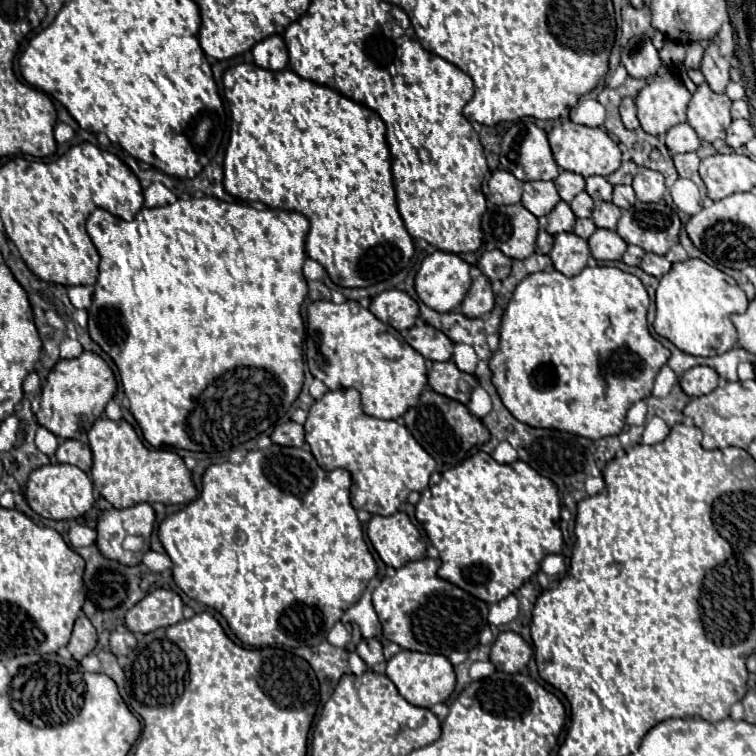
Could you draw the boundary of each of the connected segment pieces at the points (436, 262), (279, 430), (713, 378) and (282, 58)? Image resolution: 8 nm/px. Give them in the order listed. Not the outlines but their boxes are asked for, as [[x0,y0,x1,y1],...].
[[414,250,472,312],[270,420,304,448],[680,366,718,396],[252,34,288,70]]

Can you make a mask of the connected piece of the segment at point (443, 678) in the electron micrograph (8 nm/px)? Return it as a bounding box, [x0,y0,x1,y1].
[386,650,456,708]

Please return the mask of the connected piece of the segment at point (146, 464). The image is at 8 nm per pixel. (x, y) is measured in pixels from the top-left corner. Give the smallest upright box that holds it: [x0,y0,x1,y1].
[88,418,198,508]

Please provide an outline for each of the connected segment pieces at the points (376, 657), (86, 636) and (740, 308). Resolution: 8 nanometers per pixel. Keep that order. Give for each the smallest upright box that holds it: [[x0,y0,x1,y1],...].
[[356,638,384,668],[68,614,96,662],[654,258,748,356]]

